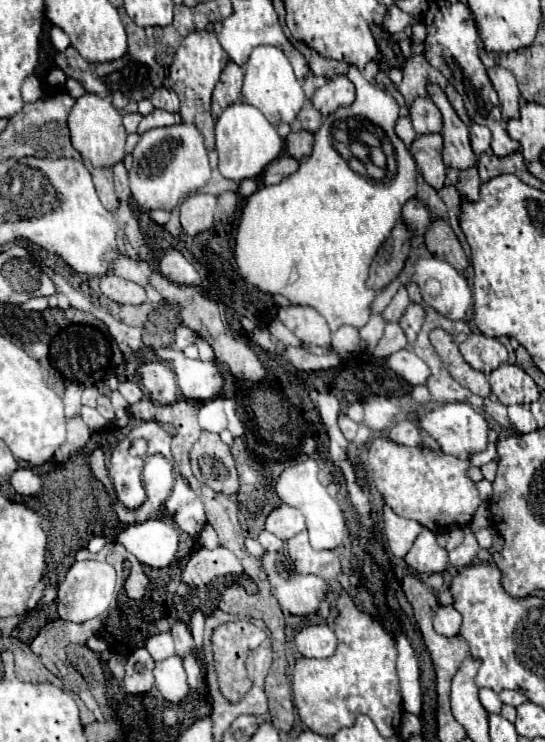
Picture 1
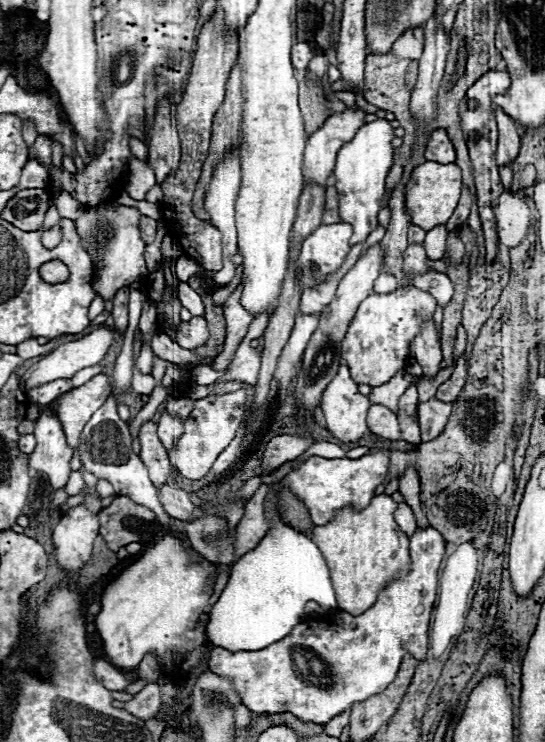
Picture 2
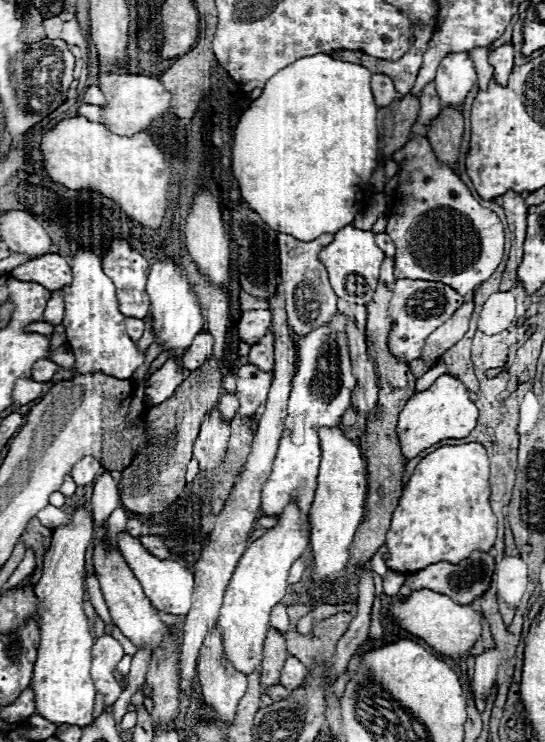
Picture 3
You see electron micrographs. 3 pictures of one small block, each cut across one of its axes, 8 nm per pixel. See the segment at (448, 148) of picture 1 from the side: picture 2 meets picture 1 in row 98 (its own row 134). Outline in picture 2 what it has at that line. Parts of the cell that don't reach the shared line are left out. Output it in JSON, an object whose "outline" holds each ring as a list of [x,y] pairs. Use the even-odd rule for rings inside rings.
{"outline":[[[438,128],[438,130],[432,132],[424,158],[432,160],[432,162],[440,162],[440,164],[448,164],[448,162],[456,160],[454,146],[452,146],[452,142],[450,142],[444,128]]]}

